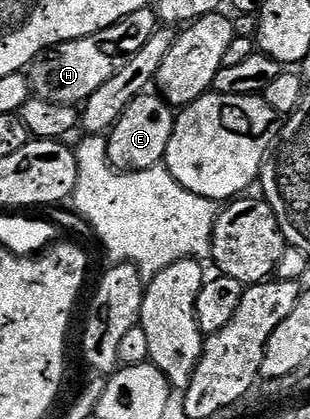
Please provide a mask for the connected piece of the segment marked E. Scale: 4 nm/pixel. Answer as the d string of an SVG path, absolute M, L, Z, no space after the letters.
M144 93L136 97L121 113L106 136L107 156L116 171L144 171L158 167L167 158L169 137L173 137L176 112L159 93Z

